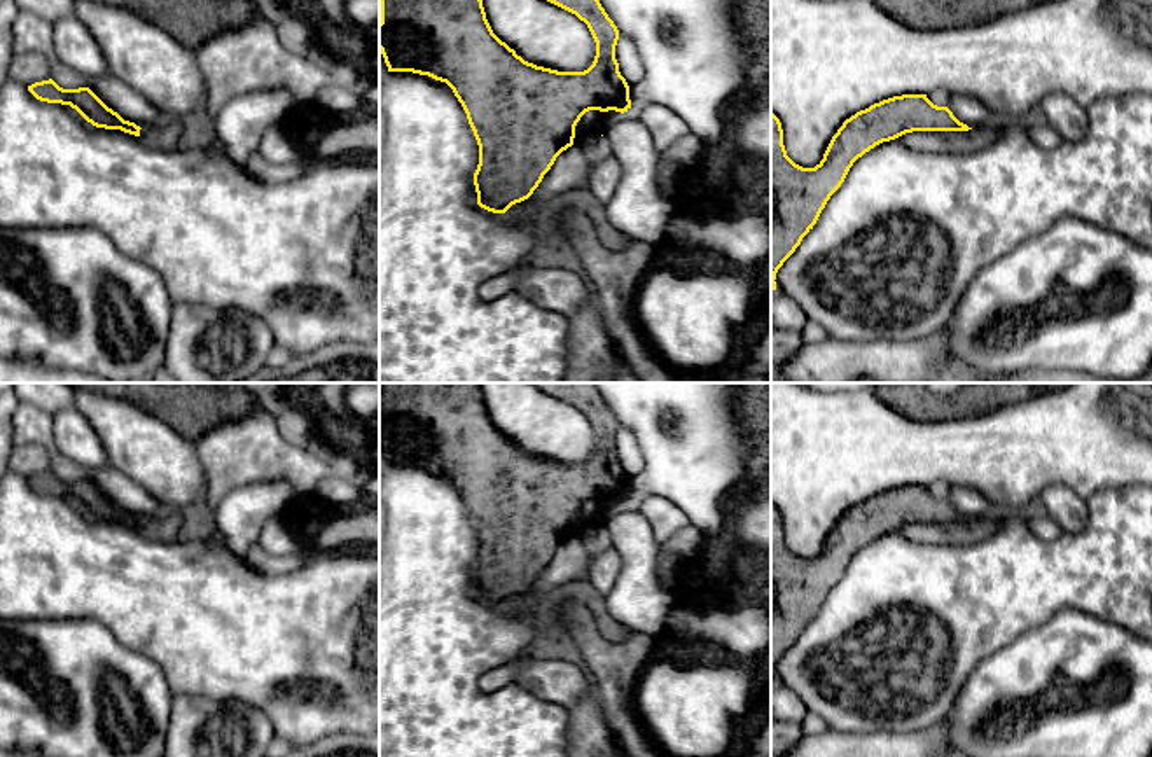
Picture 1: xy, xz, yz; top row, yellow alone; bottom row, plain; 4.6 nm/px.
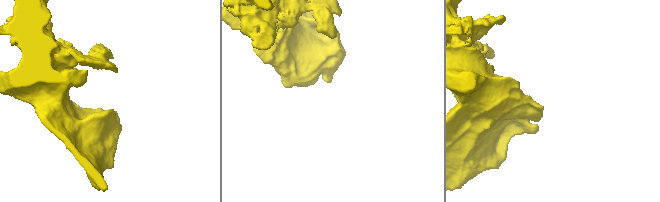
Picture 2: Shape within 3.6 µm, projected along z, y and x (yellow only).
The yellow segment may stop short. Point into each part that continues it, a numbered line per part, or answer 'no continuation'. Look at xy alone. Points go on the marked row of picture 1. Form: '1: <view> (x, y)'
no continuation

